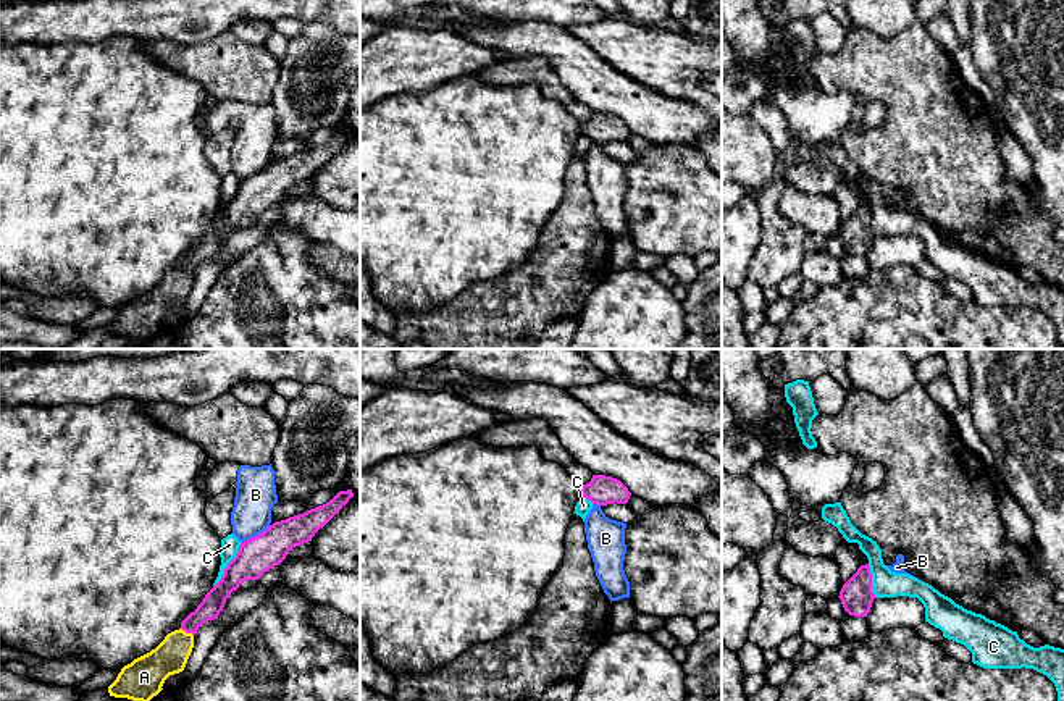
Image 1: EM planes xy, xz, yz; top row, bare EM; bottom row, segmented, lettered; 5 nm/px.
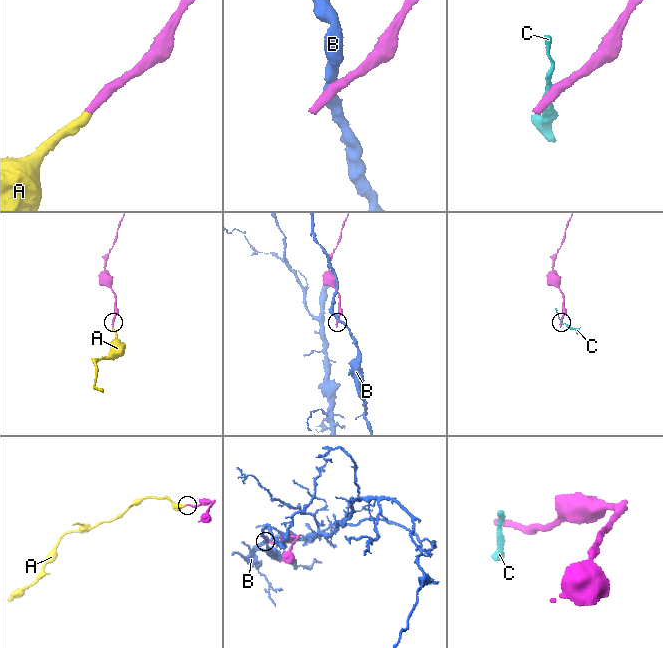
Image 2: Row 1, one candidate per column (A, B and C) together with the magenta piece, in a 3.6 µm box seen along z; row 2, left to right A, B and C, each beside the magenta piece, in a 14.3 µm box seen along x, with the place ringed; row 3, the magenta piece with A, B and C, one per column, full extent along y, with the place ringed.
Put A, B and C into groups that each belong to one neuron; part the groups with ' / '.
A / B / C

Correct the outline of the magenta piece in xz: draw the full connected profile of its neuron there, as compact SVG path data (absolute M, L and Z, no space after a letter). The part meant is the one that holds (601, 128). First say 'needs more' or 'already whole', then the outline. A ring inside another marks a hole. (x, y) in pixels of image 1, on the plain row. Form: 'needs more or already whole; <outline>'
already whole; M593 113L591 120L581 123L581 136L589 137L593 142L626 142L631 131L617 116L605 113Z

